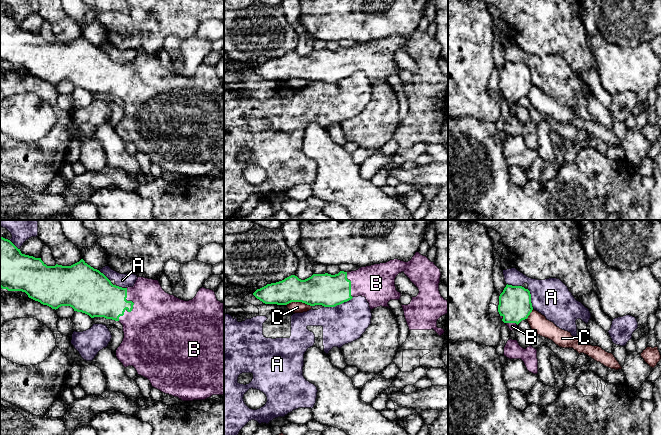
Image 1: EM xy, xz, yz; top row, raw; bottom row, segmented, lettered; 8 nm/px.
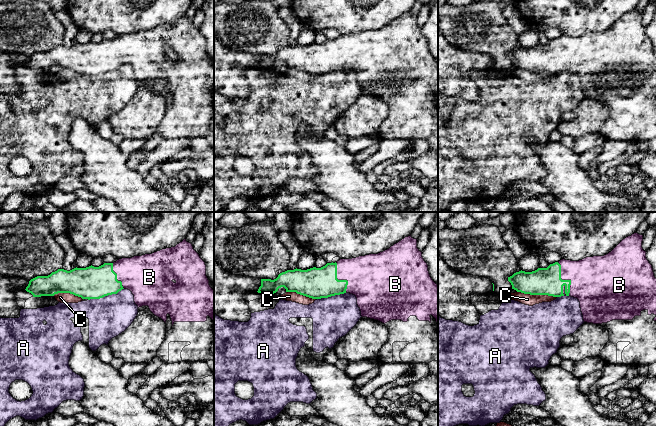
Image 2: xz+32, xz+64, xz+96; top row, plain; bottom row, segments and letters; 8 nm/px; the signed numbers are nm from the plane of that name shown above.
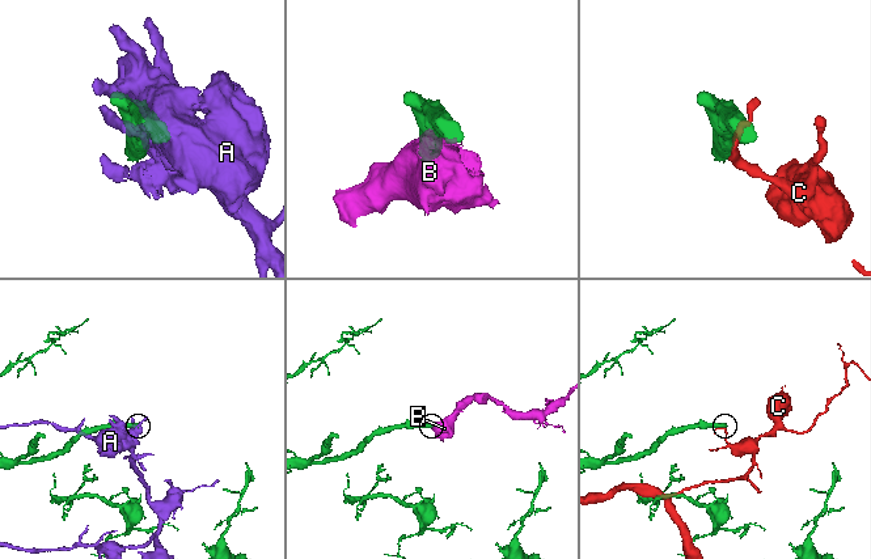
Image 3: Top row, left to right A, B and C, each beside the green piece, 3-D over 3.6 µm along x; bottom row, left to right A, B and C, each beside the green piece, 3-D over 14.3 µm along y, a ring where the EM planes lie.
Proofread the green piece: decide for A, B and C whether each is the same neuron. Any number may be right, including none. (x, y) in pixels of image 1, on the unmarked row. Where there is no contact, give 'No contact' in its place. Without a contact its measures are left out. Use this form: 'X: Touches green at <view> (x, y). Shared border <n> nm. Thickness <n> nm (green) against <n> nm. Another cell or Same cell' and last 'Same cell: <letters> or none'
A: Touches green at xz (338, 80). Shared border 260 nm. Thickness 260 nm (green) against 320 nm. Another cell
B: Touches green at xy (132, 82). Shared border 280 nm. Thickness 280 nm (green) against 480 nm. Same cell
C: Touches green at xz (299, 77). Shared border 200 nm. Thickness 260 nm (green) against 100 nm. Another cell
Same cell: B

